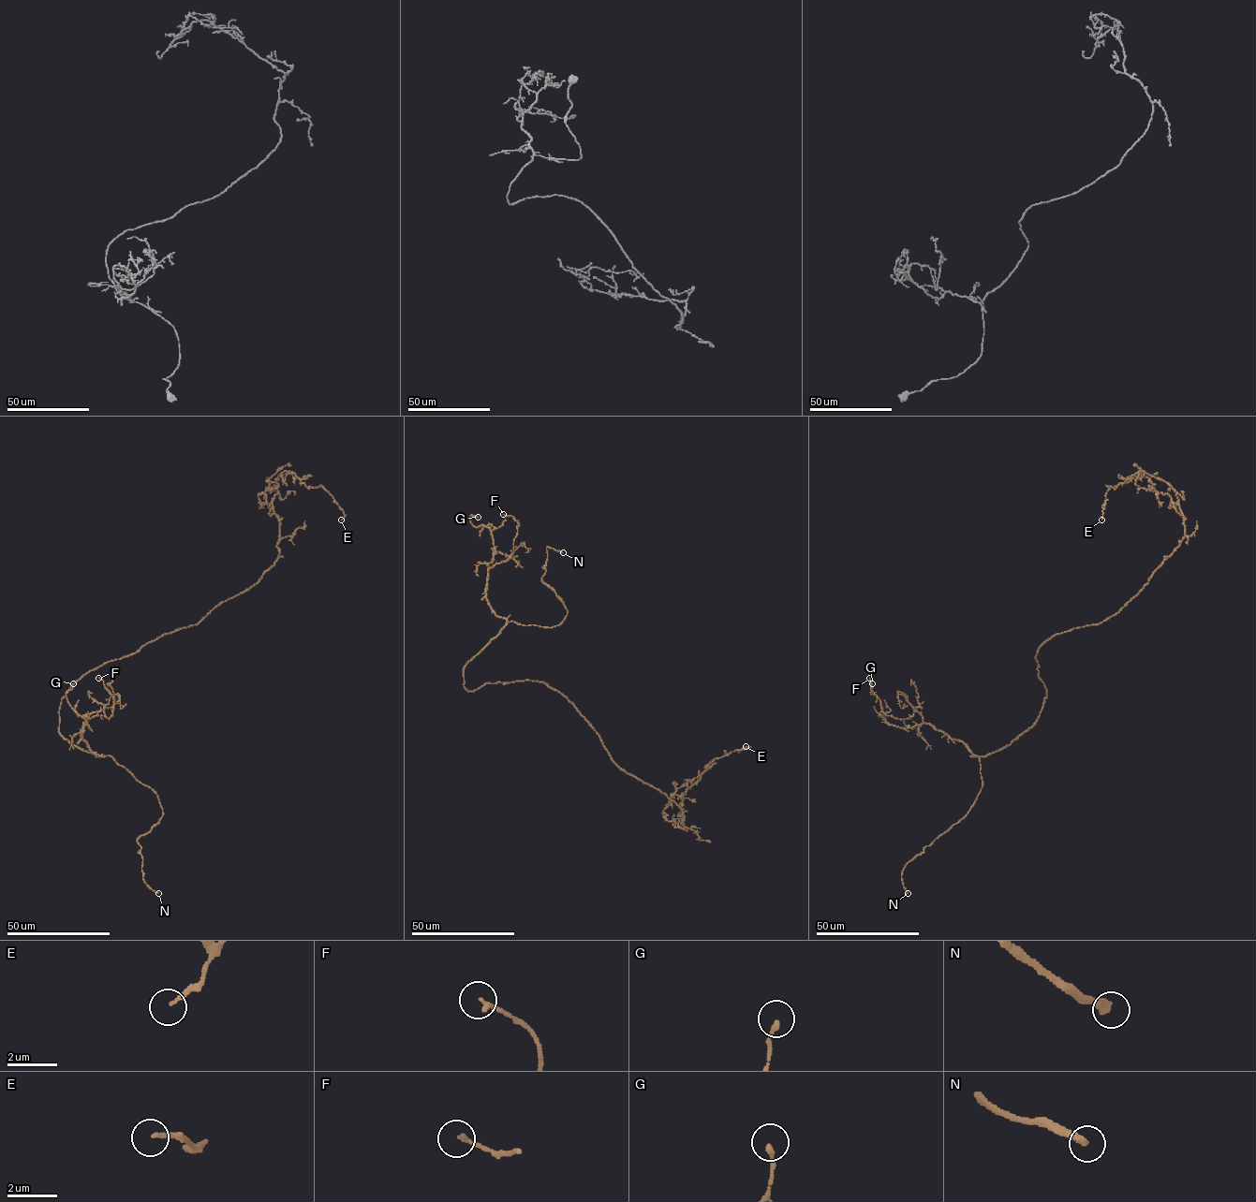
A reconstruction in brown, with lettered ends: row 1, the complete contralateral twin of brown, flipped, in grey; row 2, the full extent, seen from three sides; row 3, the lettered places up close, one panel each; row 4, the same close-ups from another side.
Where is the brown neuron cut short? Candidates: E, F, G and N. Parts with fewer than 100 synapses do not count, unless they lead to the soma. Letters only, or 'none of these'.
N

